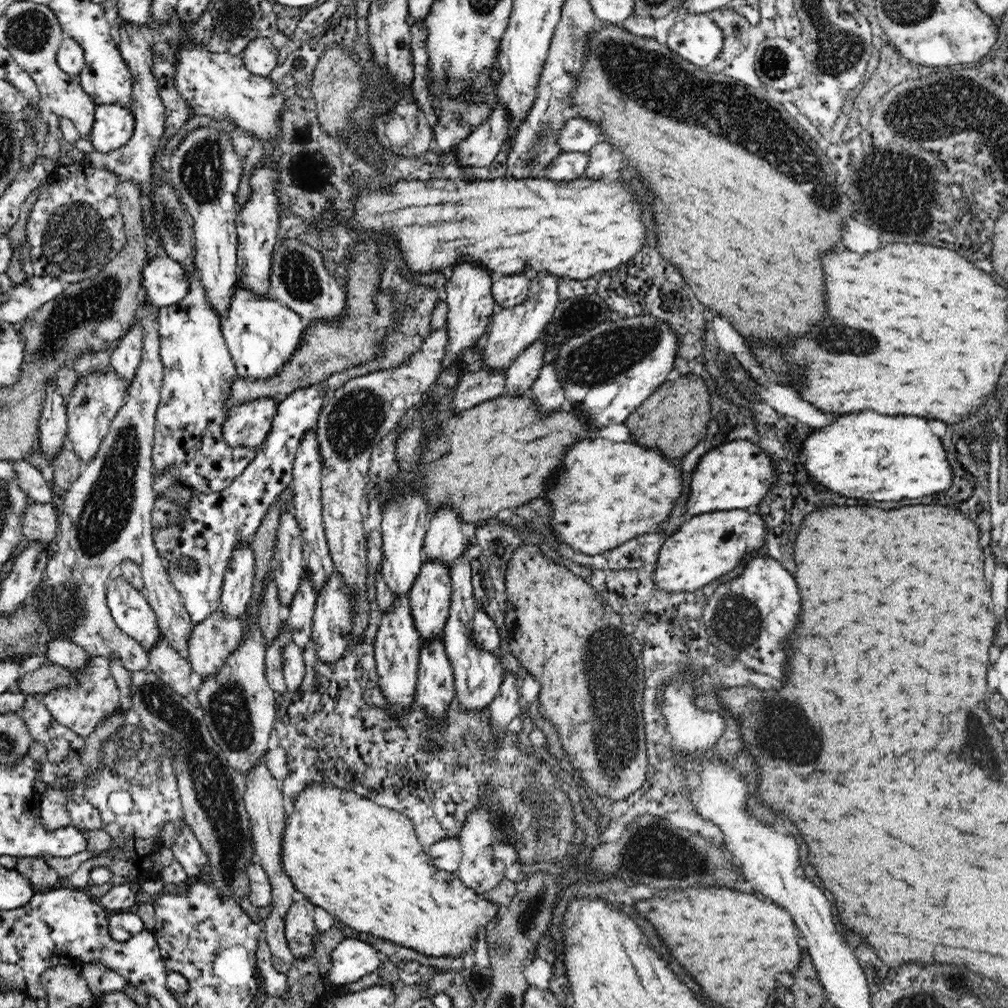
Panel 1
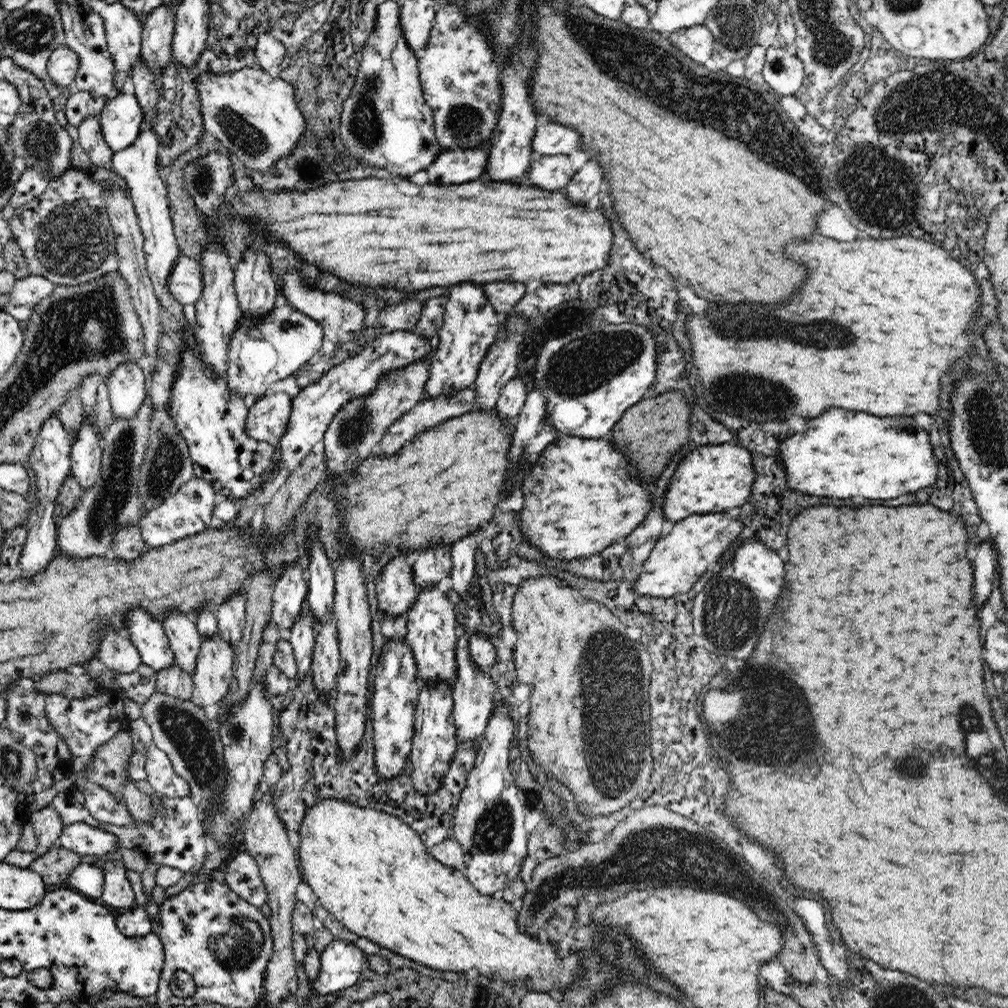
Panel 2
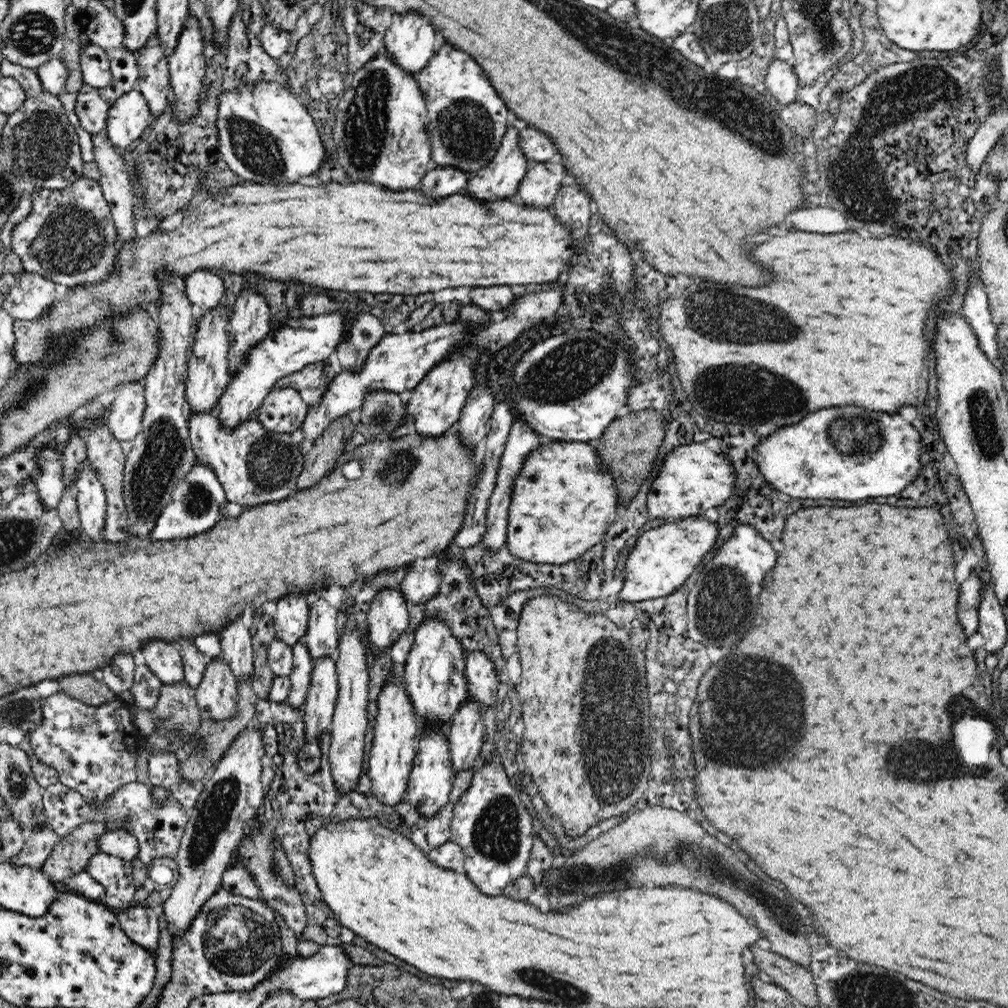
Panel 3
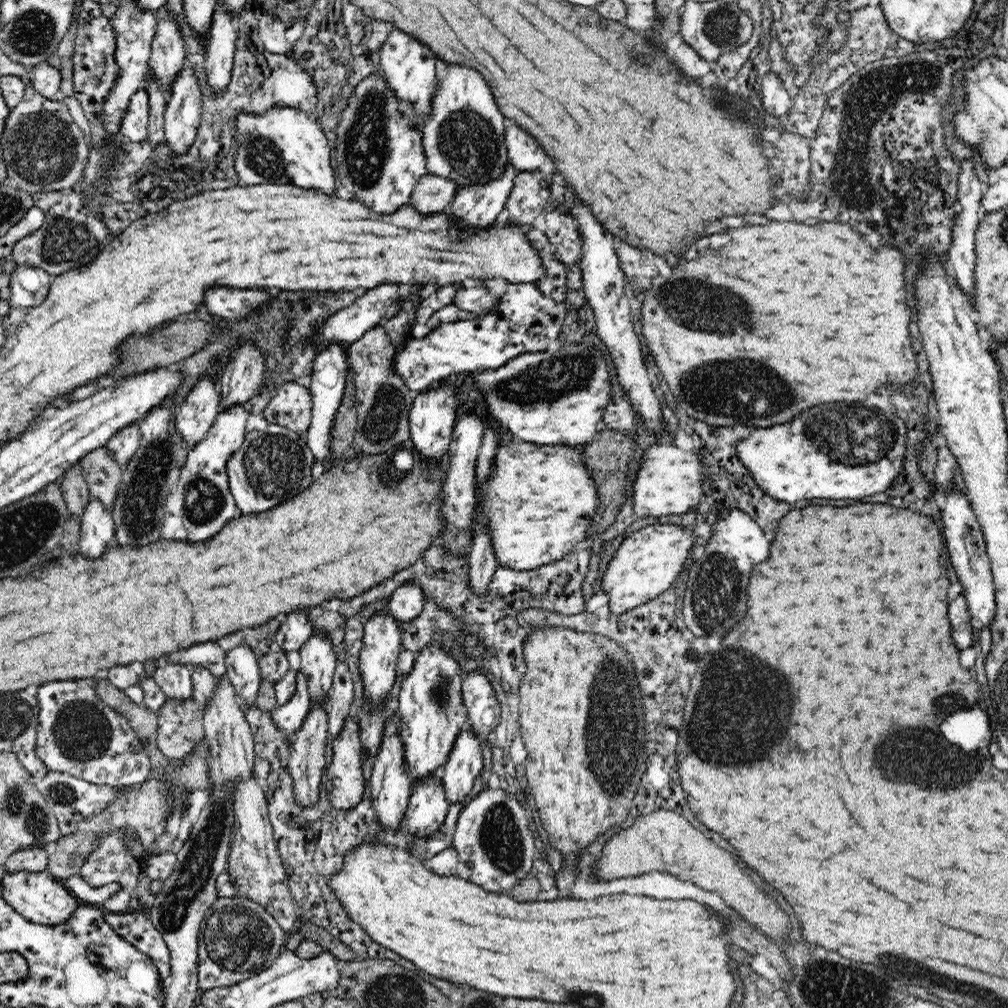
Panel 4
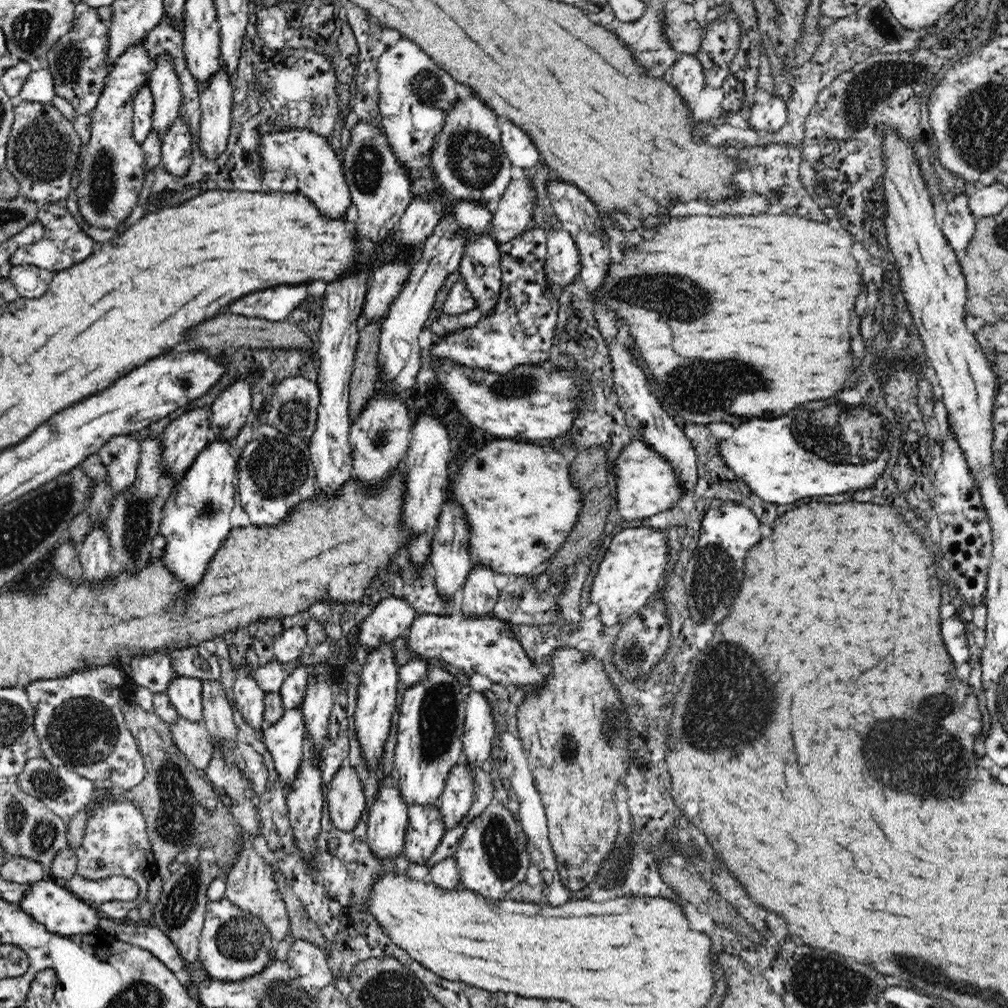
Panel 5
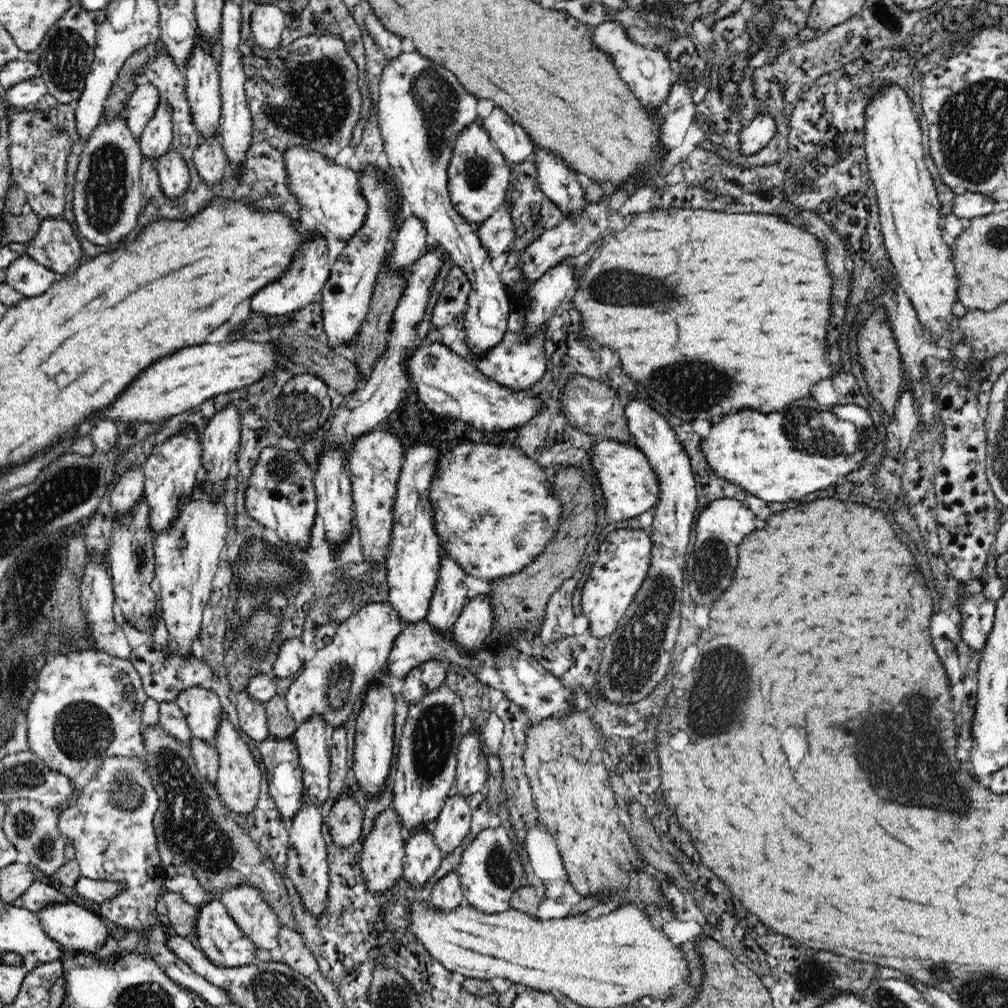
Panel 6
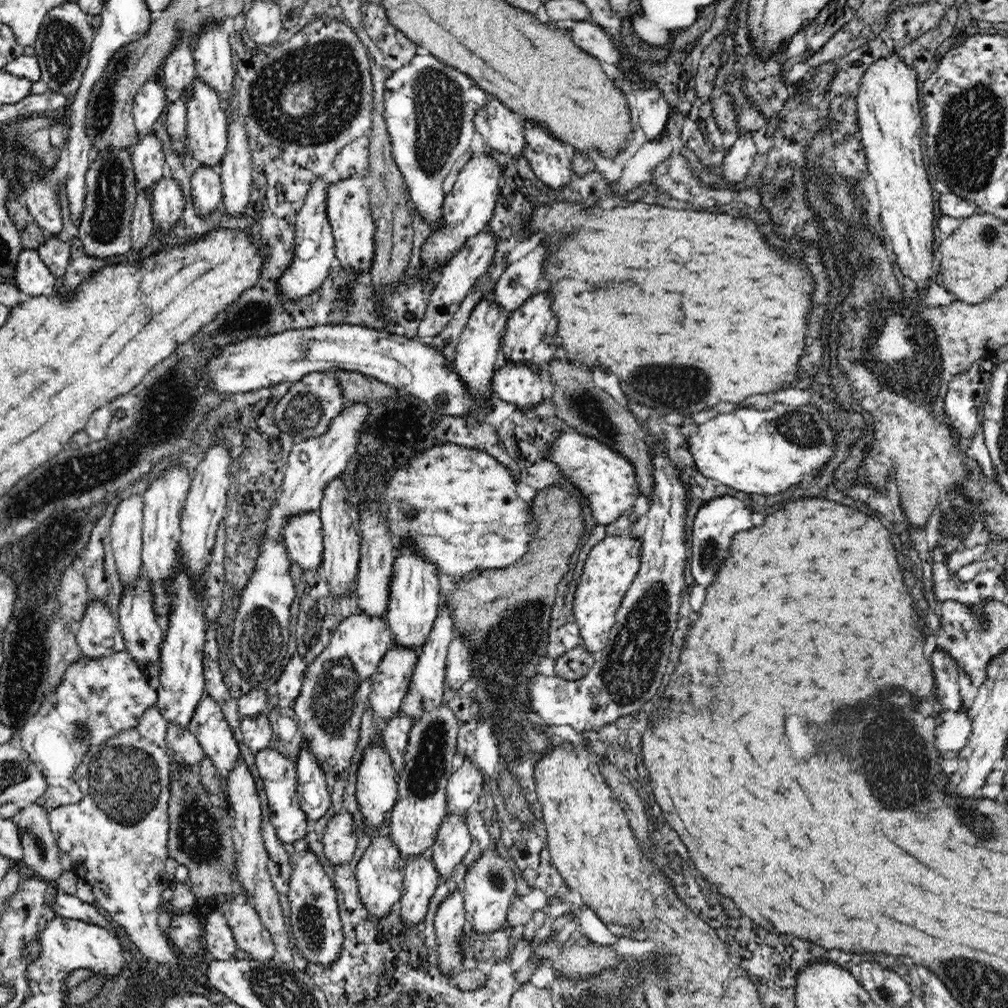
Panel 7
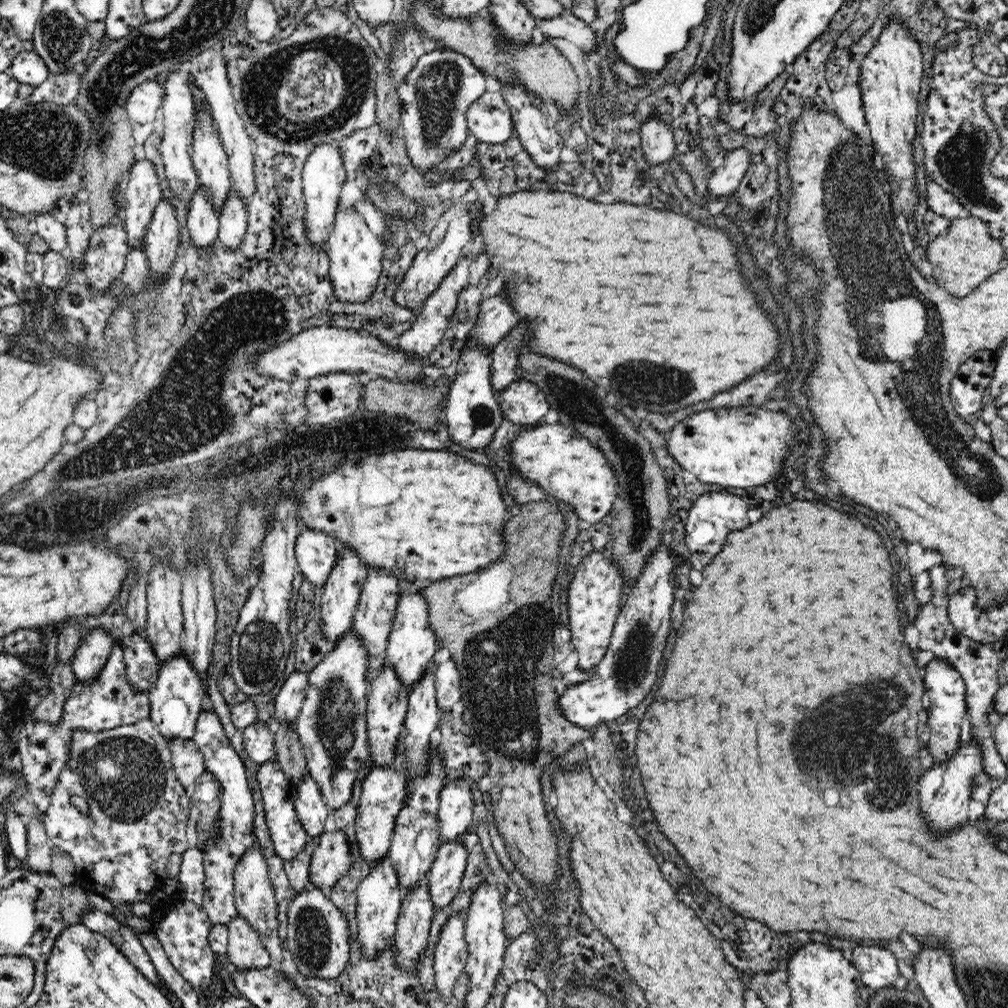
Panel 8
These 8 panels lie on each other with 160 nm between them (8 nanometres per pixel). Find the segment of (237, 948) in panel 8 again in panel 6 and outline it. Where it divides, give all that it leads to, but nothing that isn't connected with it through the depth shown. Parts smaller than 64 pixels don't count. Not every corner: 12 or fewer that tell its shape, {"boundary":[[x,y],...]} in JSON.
{"boundary":[[258,887],[219,894],[258,950],[279,946],[281,923]]}

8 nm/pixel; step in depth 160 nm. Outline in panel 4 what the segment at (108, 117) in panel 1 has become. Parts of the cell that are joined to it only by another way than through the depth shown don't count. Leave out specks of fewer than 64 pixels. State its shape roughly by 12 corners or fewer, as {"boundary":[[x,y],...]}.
{"boundary":[[145,89],[131,97],[119,126],[123,140],[147,138],[150,106]]}

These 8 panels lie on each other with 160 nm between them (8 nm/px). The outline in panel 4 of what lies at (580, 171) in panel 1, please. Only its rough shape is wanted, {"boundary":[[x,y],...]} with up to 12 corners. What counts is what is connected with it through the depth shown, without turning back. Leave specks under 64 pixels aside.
{"boundary":[[519,171],[506,200],[510,224],[528,226],[551,200],[552,173]]}

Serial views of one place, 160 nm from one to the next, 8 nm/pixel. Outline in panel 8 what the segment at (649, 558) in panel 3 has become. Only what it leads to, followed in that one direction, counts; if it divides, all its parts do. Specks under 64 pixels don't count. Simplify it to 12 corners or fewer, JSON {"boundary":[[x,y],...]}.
{"boundary":[[604,549],[575,568],[567,606],[578,667],[606,654],[623,596]]}

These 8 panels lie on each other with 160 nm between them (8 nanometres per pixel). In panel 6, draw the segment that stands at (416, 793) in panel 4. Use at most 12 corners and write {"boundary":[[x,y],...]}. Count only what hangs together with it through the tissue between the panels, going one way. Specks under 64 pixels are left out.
{"boundary":[[431,827],[405,840],[402,878],[412,889],[436,872],[442,859]]}

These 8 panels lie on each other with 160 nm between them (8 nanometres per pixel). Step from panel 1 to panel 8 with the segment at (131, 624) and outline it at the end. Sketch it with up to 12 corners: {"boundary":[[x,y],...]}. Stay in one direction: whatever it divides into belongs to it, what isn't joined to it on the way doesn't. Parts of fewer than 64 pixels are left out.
{"boundary":[[201,711],[194,742],[221,786],[219,831],[203,852],[203,908],[228,926],[234,871],[259,846],[245,766],[221,718]]}

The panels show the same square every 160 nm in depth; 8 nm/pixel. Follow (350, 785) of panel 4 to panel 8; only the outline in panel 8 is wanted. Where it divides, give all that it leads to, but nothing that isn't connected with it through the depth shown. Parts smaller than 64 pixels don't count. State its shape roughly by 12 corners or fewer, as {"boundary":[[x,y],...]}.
{"boundary":[[321,832],[309,865],[312,886],[331,889],[350,870],[351,835]]}

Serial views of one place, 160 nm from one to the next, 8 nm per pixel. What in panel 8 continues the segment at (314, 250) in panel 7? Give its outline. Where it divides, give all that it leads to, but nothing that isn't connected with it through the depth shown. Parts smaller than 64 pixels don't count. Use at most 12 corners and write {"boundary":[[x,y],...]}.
{"boundary":[[337,145],[314,146],[301,175],[305,235],[332,232],[347,174]]}

